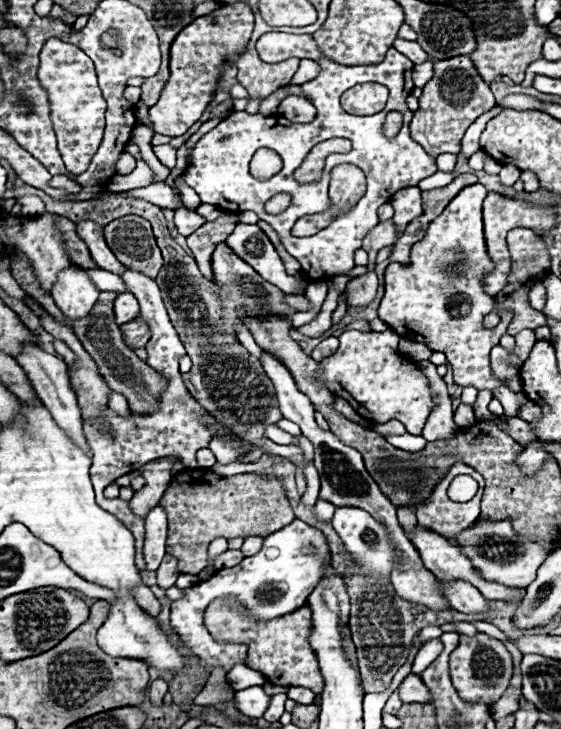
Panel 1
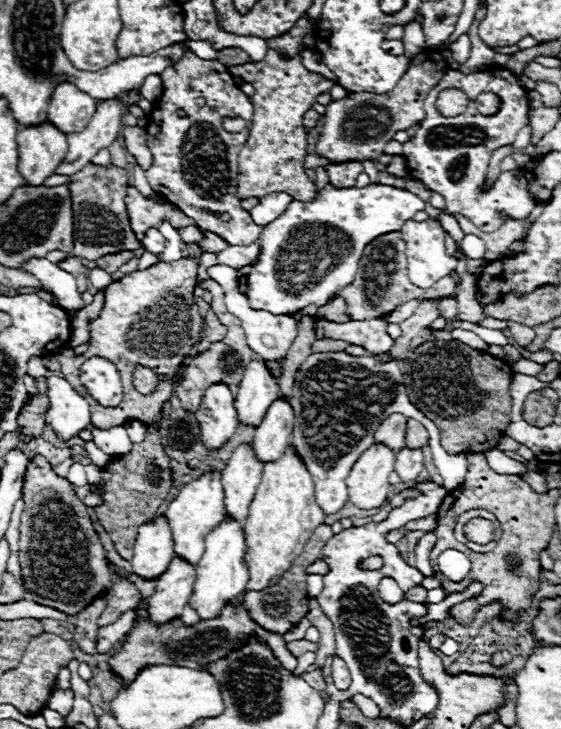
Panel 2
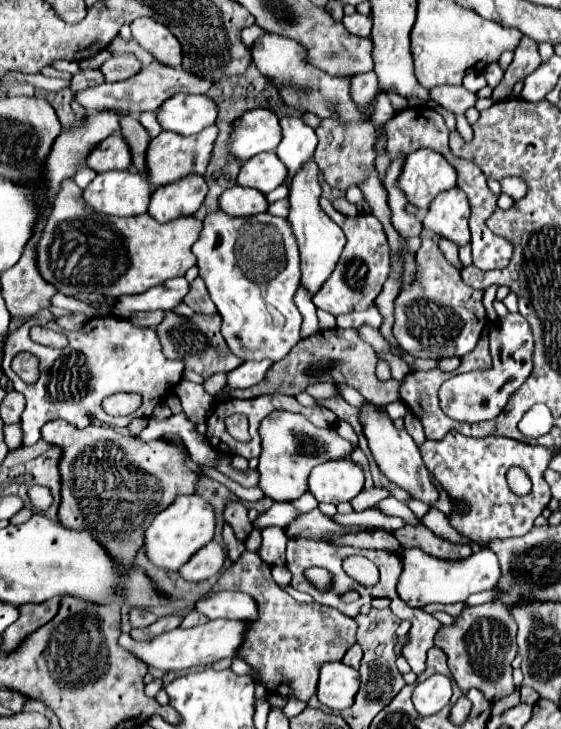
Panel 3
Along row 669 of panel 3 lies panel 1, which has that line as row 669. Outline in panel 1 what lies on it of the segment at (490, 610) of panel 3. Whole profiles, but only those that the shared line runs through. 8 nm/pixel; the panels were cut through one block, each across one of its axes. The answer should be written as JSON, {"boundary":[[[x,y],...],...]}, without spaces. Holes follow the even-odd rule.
{"boundary":[[[482,632],[474,636],[460,634],[458,648],[452,650],[450,654],[450,676],[452,676],[454,688],[458,690],[458,696],[464,702],[470,702],[470,704],[484,702],[492,706],[504,696],[508,688],[508,682],[512,678],[512,656],[500,640],[488,634],[482,634]]]}

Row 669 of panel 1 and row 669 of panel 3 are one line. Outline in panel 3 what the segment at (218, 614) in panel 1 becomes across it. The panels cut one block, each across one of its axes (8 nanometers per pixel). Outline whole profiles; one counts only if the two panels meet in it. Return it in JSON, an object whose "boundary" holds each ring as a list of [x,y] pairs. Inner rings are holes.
{"boundary":[[[244,552],[226,572],[222,572],[212,586],[212,592],[220,590],[246,592],[258,604],[258,620],[246,622],[244,640],[236,656],[252,666],[254,676],[270,694],[308,702],[310,696],[316,694],[320,666],[324,662],[342,660],[346,650],[356,644],[358,622],[354,618],[316,602],[298,604],[272,580],[270,566],[264,564],[258,554]]]}

